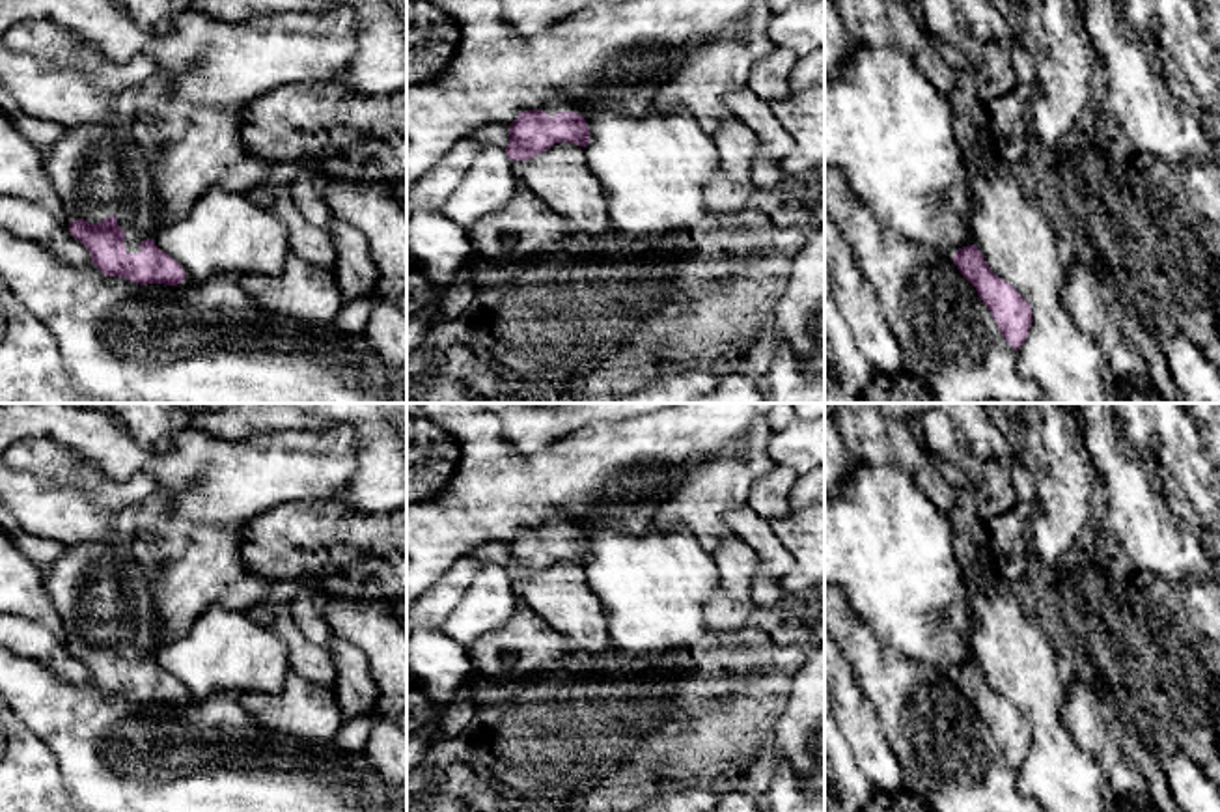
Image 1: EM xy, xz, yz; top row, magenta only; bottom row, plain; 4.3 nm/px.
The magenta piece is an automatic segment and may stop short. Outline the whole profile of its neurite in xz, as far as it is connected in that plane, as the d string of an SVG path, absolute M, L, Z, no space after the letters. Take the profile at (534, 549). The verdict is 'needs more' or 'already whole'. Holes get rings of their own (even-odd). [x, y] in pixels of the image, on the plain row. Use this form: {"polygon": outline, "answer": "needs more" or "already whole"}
{"polygon": "M556 510L547 515L539 528L524 528L507 545L509 579L528 579L554 562L571 560L580 566L589 562L589 547L576 525L565 521Z", "answer": "needs more"}

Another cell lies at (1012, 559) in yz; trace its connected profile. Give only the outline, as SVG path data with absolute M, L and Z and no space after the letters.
M1017 502L1005 513L987 523L994 573L1011 582L1035 566L1026 541L1028 521L1033 510L1026 502Z

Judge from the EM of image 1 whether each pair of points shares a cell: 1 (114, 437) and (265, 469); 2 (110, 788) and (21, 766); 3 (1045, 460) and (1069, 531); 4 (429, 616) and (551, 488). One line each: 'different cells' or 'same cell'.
1: same cell
2: different cells
3: same cell
4: different cells

